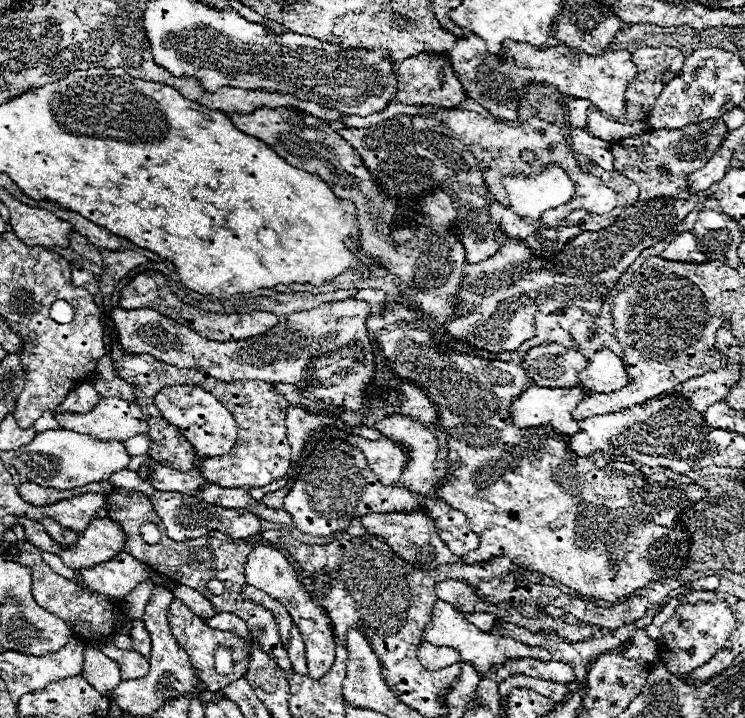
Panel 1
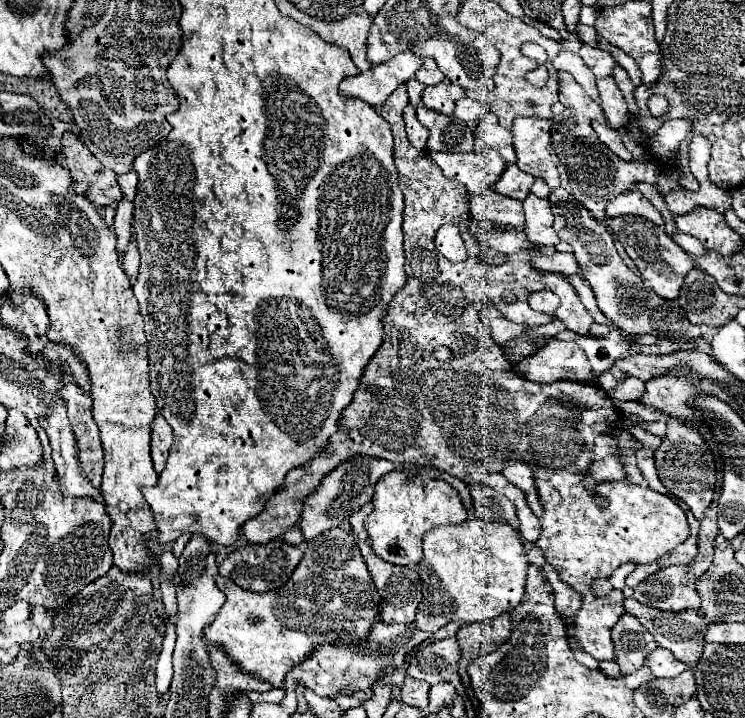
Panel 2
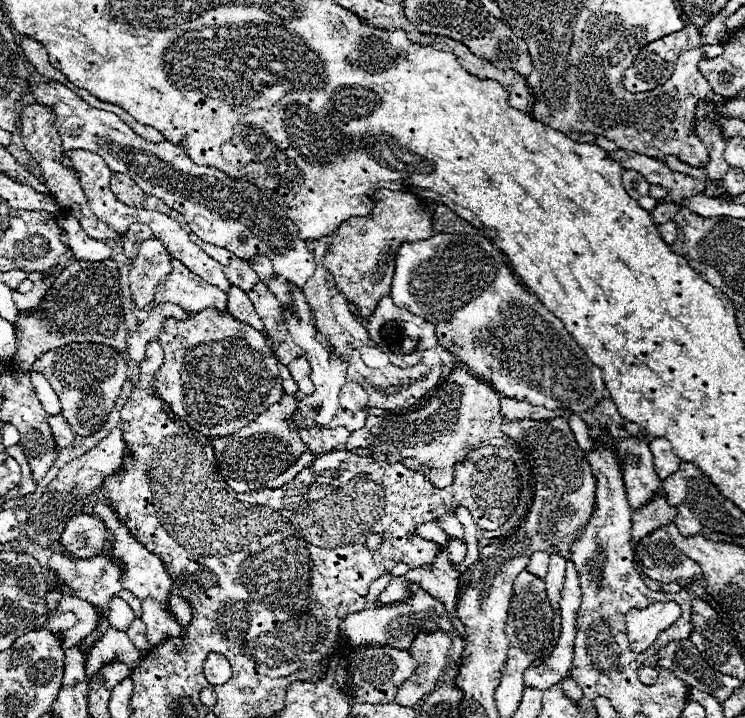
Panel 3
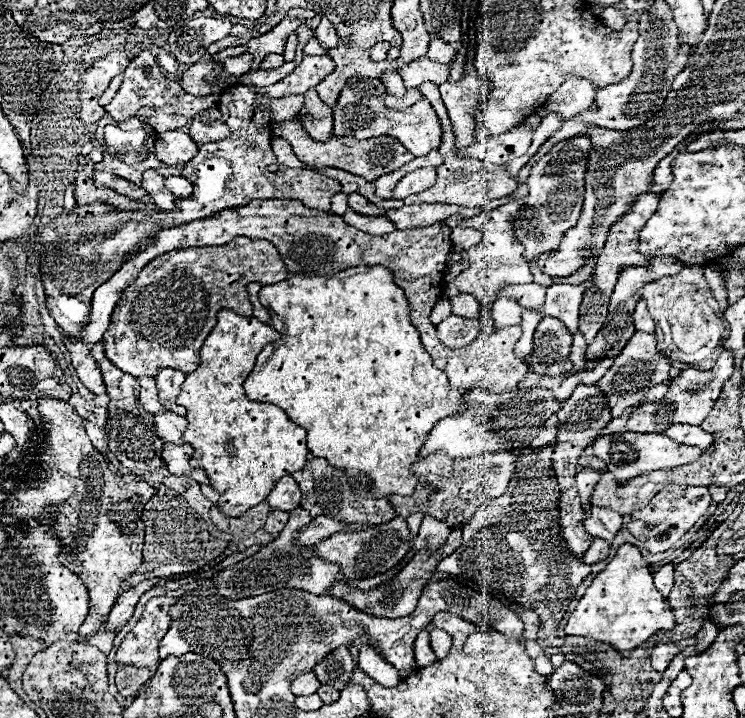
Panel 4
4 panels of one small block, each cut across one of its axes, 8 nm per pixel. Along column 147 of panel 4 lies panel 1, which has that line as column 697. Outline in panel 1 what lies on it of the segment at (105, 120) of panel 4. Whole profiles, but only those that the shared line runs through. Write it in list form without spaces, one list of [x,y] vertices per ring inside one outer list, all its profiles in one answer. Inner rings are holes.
[[[718,118],[710,122],[700,122],[692,126],[684,126],[680,130],[650,130],[640,136],[614,140],[612,154],[614,154],[614,170],[632,178],[640,186],[638,200],[650,200],[658,196],[672,196],[676,198],[676,190],[688,188],[688,178],[694,170],[700,170],[718,150],[722,140],[726,138],[728,128]],[[658,166],[668,170],[666,176],[658,172]]]

